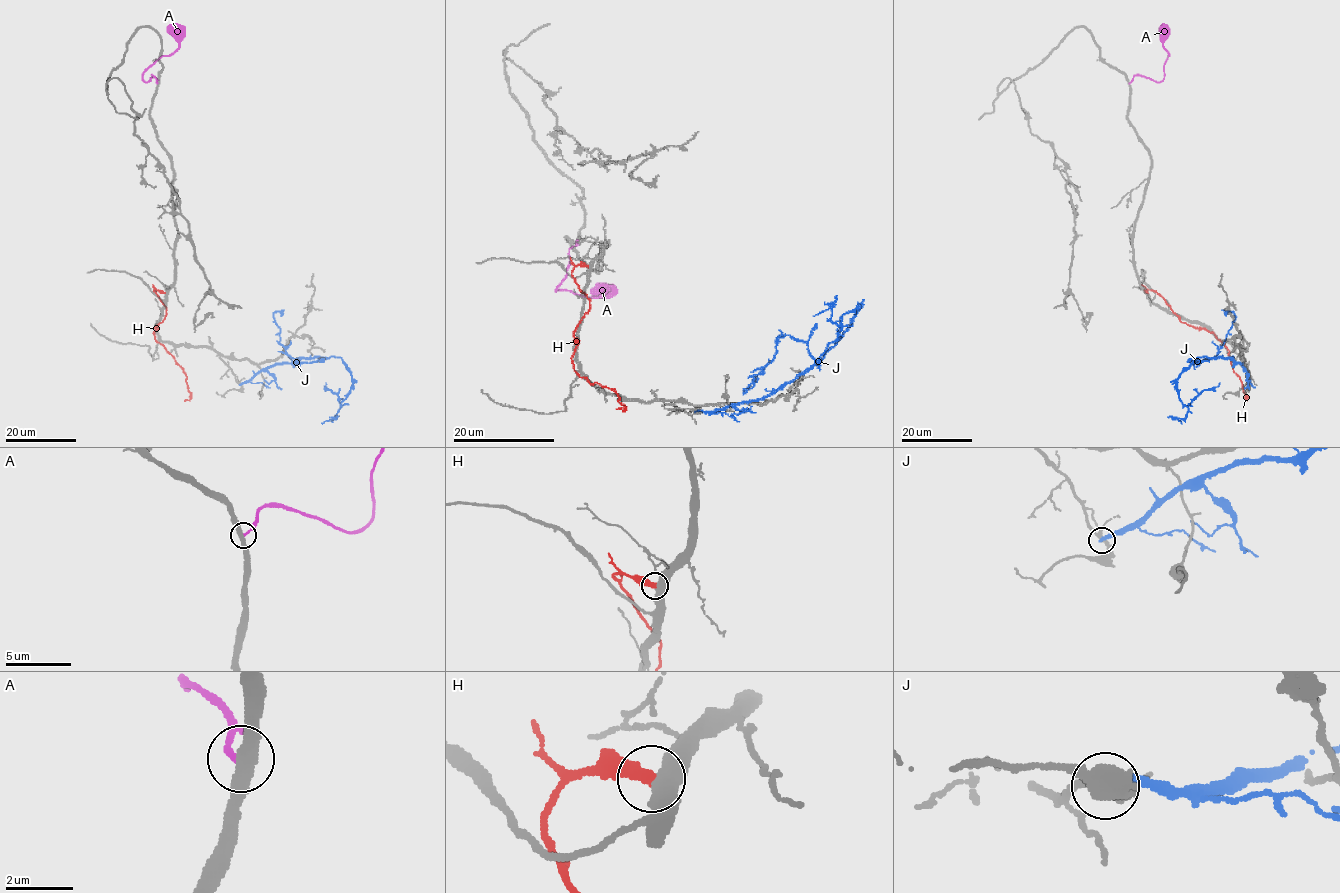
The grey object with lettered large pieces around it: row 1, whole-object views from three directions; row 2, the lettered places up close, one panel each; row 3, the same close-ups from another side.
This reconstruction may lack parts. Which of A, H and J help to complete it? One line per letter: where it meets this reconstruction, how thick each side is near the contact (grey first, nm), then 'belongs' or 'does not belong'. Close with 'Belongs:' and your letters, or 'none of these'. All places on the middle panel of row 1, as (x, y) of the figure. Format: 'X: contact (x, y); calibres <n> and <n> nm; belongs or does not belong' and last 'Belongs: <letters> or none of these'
A: contact (577, 240); calibres 400 and 190 nm; belongs
H: contact (587, 266); calibres 460 and 400 nm; does not belong
J: contact (696, 411); calibres 240 and 240 nm; does not belong
Belongs: A

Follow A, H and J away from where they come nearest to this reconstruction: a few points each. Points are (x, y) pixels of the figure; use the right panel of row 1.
A: (1129, 83), (1136, 75), (1157, 82), (1164, 78), (1168, 56), (1163, 47), (1167, 33), (1165, 24)
H: (1147, 293), (1146, 290), (1154, 290), (1182, 322), (1204, 328), (1224, 343), (1246, 401)
J: (1248, 385), (1248, 374), (1240, 364), (1230, 358), (1198, 357), (1176, 380), (1179, 400), (1186, 405), (1220, 382)

